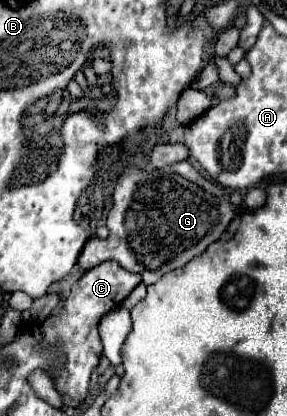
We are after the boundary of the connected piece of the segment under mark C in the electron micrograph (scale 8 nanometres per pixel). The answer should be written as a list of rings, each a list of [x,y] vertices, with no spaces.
[[[105,261],[97,267],[87,269],[81,279],[73,285],[71,295],[65,301],[65,307],[59,315],[49,317],[43,321],[43,335],[49,345],[63,345],[67,365],[63,371],[59,371],[59,377],[55,377],[55,387],[61,395],[69,395],[71,399],[85,399],[89,391],[89,379],[91,371],[99,363],[101,355],[101,341],[97,333],[99,319],[109,313],[111,309],[119,307],[119,303],[141,283],[141,277],[137,273],[129,273],[123,267],[119,267],[113,261]]]

